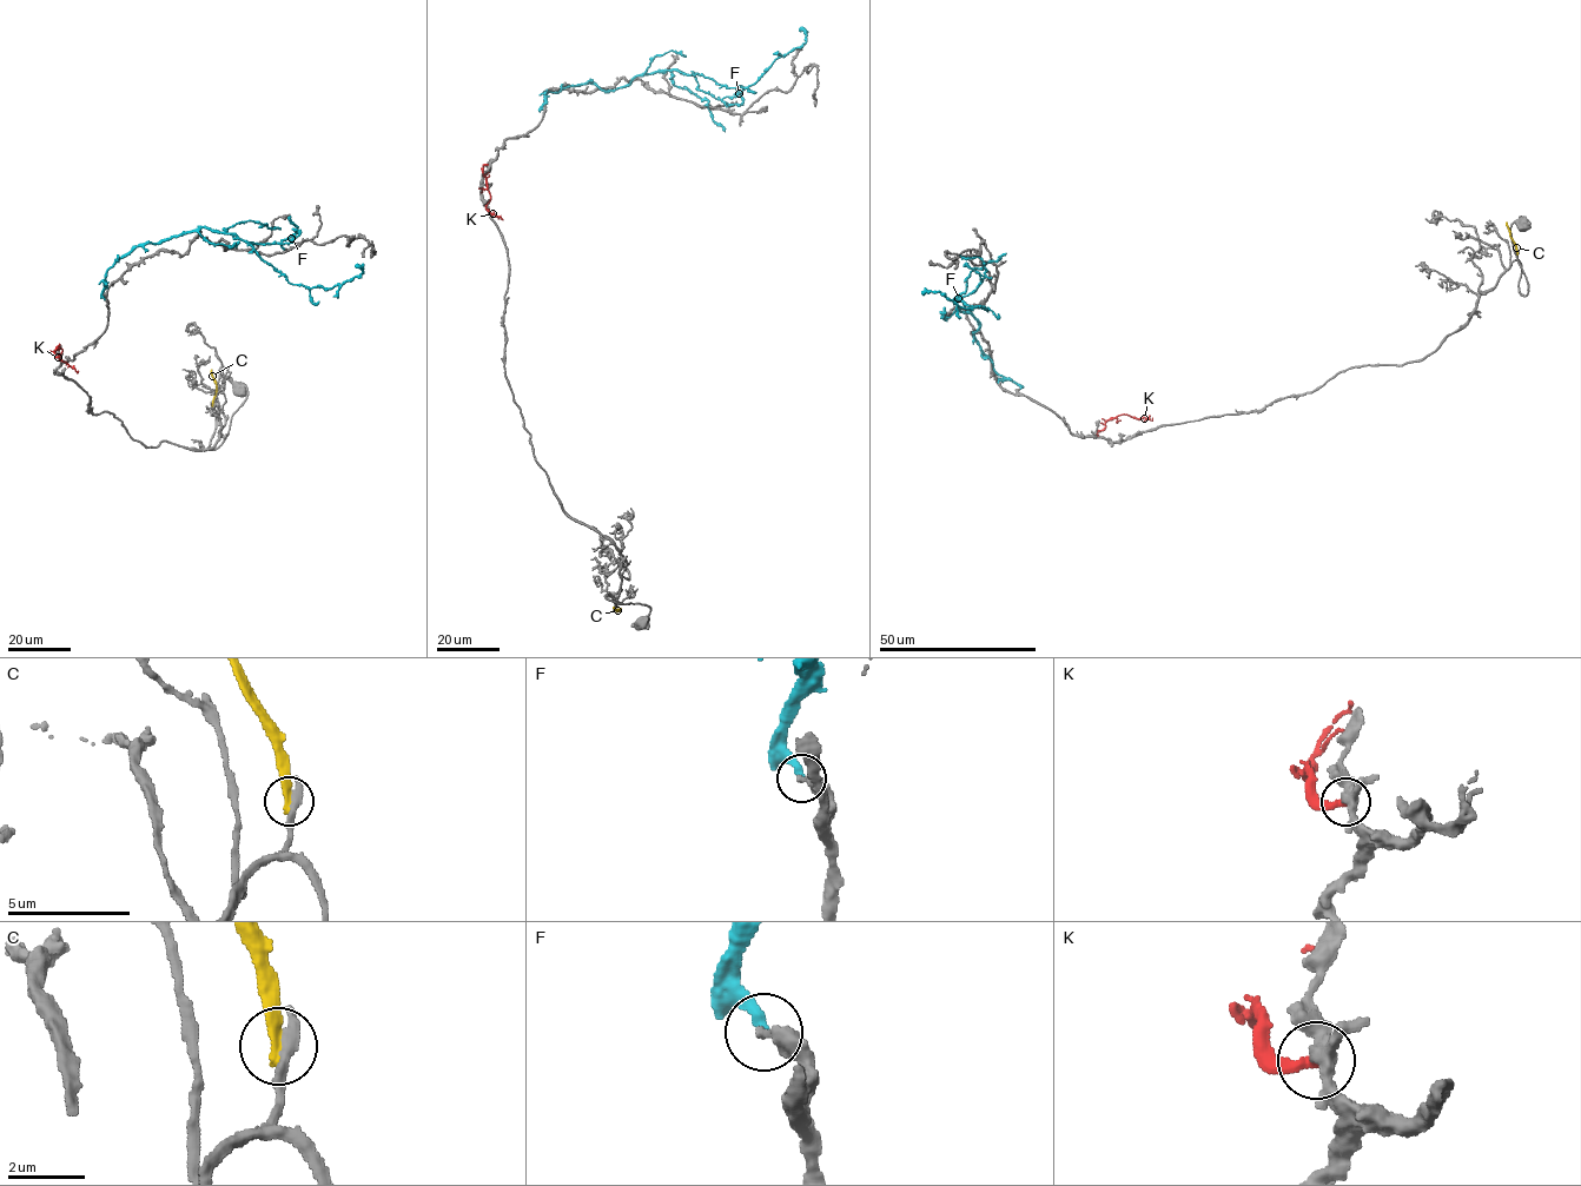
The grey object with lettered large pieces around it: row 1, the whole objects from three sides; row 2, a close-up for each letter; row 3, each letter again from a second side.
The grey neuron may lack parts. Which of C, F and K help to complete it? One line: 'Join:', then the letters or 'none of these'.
Join: none of these

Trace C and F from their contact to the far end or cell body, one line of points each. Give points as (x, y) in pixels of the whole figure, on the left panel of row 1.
C: (212, 404), (216, 383), (211, 369)
F: (104, 299), (105, 273), (120, 257), (200, 227), (235, 233), (290, 284), (342, 285), (363, 272), (357, 264)

